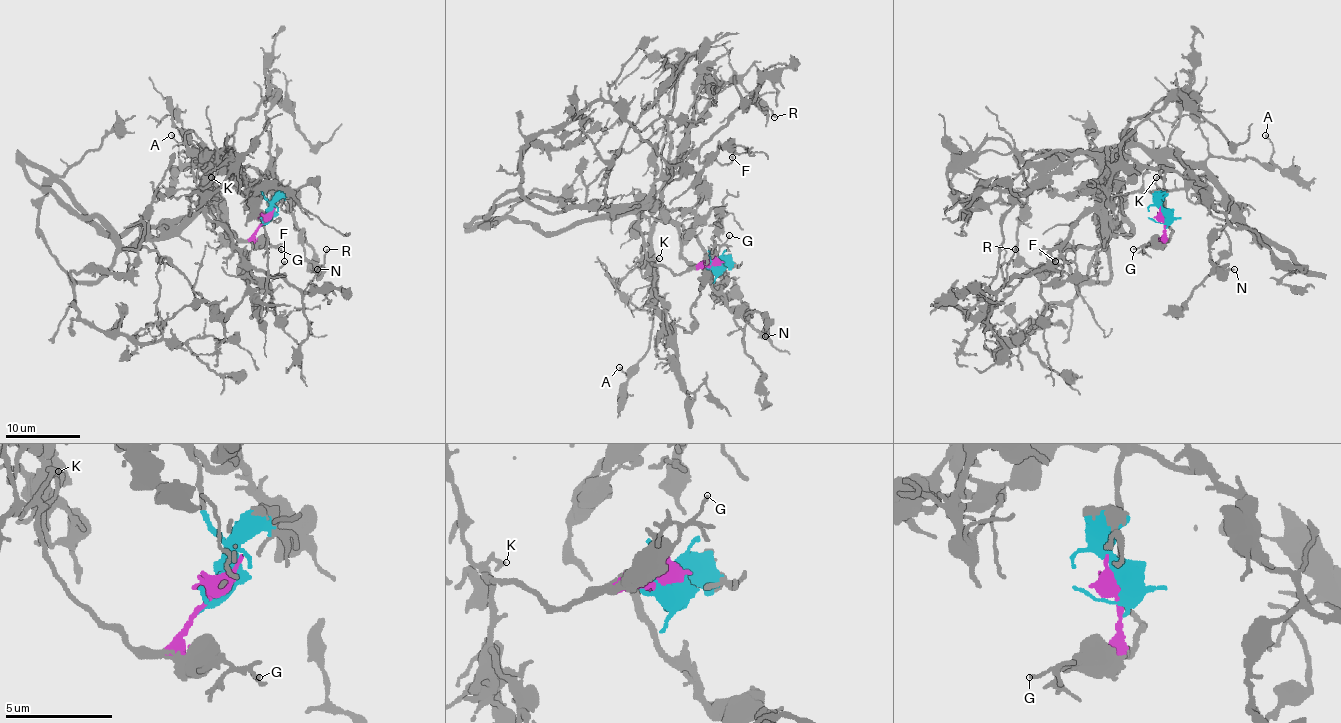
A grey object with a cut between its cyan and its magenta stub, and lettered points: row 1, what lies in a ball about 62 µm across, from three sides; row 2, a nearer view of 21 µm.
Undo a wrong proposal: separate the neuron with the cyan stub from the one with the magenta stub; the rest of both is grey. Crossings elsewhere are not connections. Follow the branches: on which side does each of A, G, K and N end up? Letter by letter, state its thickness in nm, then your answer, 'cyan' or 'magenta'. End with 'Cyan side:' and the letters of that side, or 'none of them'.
A: calibre 160 nm; cyan
G: calibre 130 nm; magenta
K: calibre 200 nm; magenta
N: calibre 170 nm; cyan
Cyan side: A, N

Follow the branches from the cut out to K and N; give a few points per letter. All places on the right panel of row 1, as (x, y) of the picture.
K: (1164, 216), (1164, 236), (1168, 240), (1172, 233), (1164, 218), (1159, 186), (1155, 182), (1157, 177)
N: (1164, 216), (1160, 201), (1166, 173), (1177, 171), (1194, 177), (1226, 218), (1211, 246), (1211, 261), (1235, 270)

